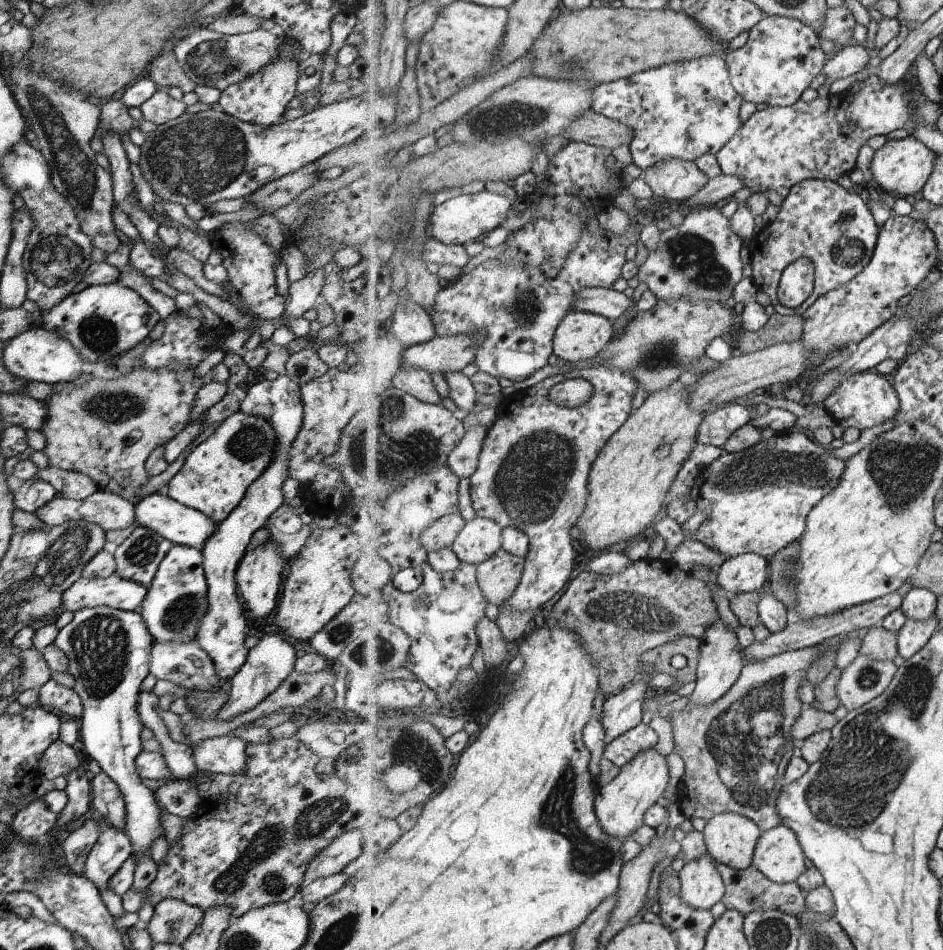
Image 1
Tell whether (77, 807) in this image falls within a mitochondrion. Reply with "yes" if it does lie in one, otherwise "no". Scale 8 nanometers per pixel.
no

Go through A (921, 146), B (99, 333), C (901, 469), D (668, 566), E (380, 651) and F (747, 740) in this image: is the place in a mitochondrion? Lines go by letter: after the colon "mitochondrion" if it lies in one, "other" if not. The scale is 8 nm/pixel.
A: other
B: mitochondrion
C: mitochondrion
D: other
E: mitochondrion
F: mitochondrion

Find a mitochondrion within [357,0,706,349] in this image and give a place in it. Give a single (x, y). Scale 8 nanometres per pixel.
(516, 116)

